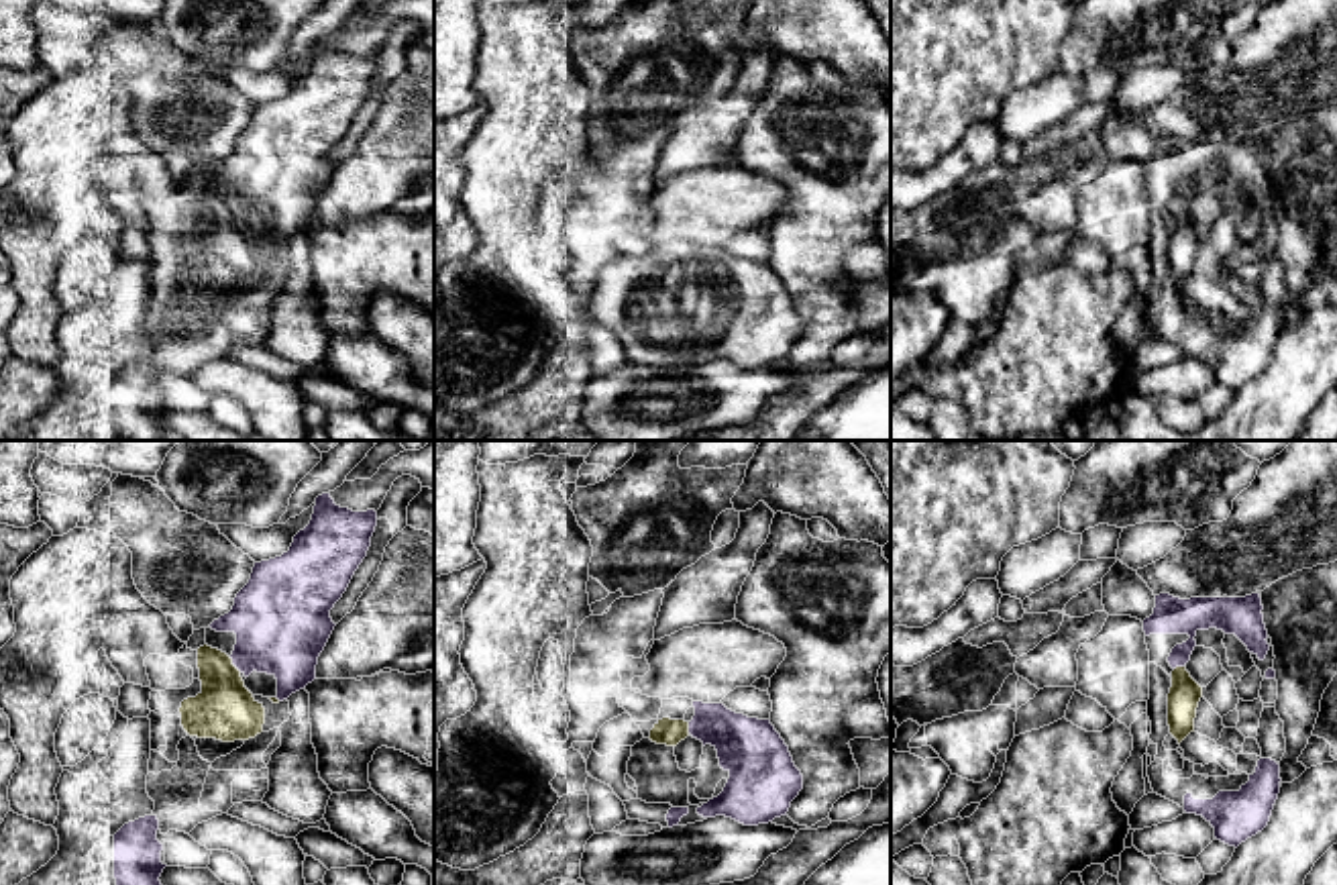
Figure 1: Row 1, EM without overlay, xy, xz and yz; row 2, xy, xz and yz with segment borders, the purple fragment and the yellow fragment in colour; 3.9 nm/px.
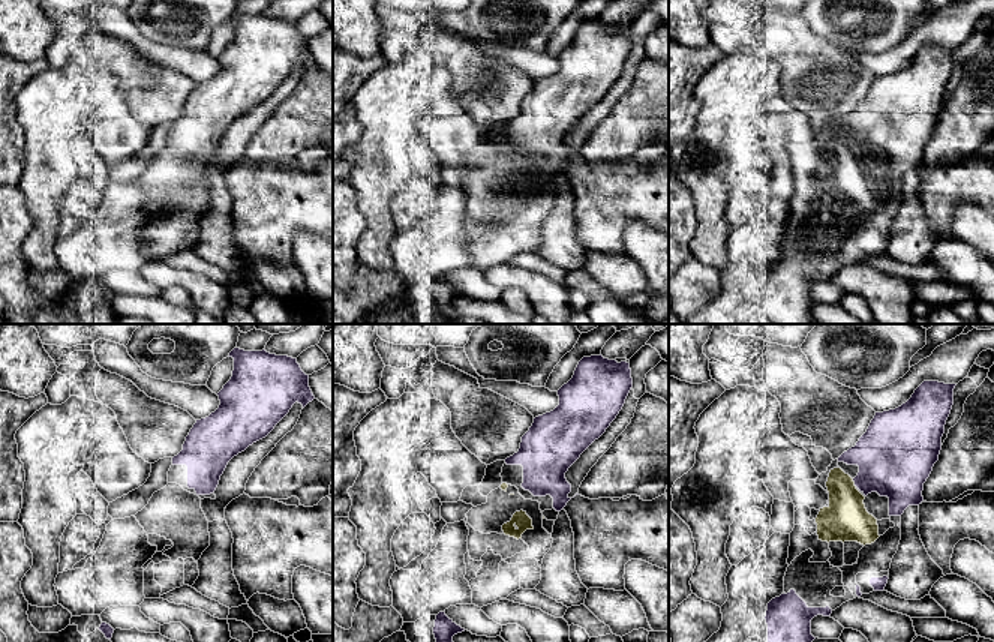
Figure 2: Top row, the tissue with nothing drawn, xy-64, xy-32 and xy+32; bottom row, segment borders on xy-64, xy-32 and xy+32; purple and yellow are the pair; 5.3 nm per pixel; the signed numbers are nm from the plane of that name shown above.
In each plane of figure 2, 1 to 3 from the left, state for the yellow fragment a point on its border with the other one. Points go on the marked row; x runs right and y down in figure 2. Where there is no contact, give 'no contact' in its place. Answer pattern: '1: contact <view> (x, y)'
1: no contact
2: no contact
3: contact xy+32 (855, 483)

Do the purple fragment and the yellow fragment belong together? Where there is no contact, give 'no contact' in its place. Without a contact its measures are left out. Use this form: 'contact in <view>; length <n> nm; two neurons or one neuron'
contact in xy; length 80 nm; one neuron

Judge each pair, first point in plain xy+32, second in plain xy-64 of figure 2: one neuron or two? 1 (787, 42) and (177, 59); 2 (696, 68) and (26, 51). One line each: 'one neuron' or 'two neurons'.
1: two neurons
2: two neurons

